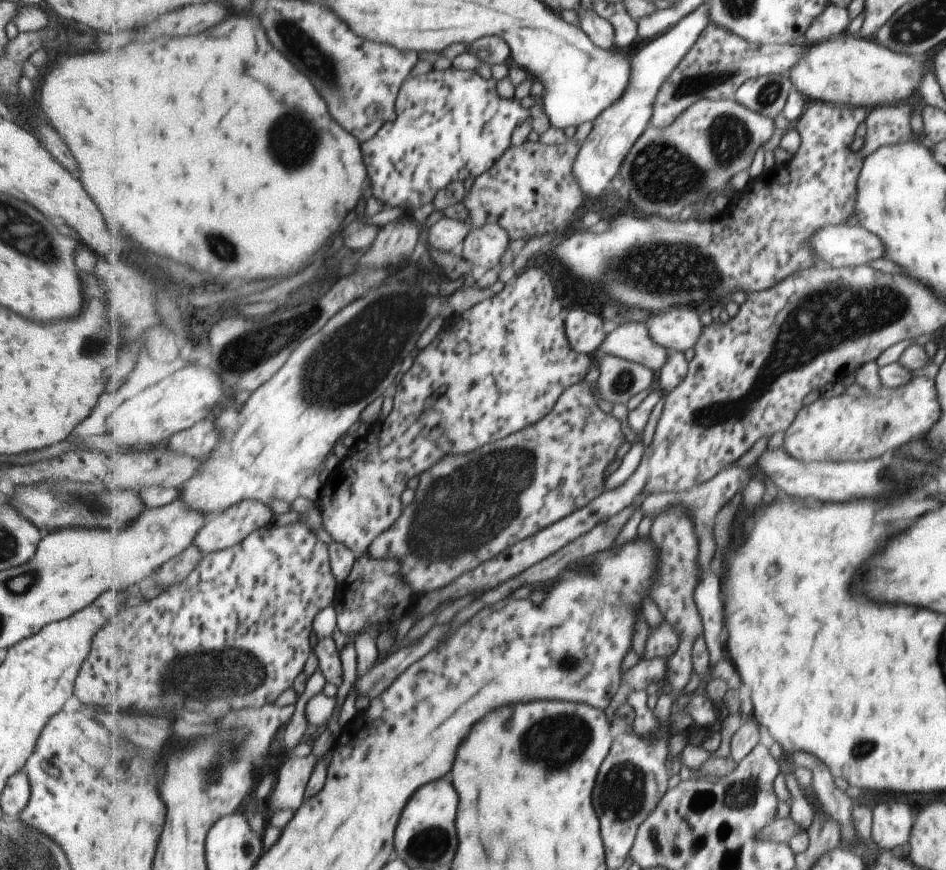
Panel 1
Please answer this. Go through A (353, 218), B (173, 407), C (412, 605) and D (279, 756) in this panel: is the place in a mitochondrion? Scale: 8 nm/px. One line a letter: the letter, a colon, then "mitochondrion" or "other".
A: other
B: other
C: other
D: other

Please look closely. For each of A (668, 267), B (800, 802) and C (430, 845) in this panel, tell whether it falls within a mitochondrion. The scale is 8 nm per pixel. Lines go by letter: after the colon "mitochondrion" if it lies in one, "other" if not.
A: mitochondrion
B: other
C: mitochondrion

